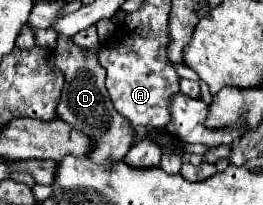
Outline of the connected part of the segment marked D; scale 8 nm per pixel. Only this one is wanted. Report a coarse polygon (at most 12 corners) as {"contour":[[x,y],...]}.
{"contour":[[58,36],[66,76],[58,116],[94,140],[96,164],[134,144],[114,110],[98,54]]}

